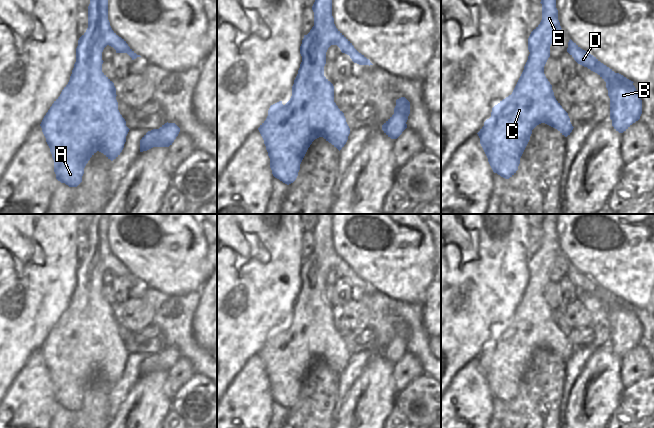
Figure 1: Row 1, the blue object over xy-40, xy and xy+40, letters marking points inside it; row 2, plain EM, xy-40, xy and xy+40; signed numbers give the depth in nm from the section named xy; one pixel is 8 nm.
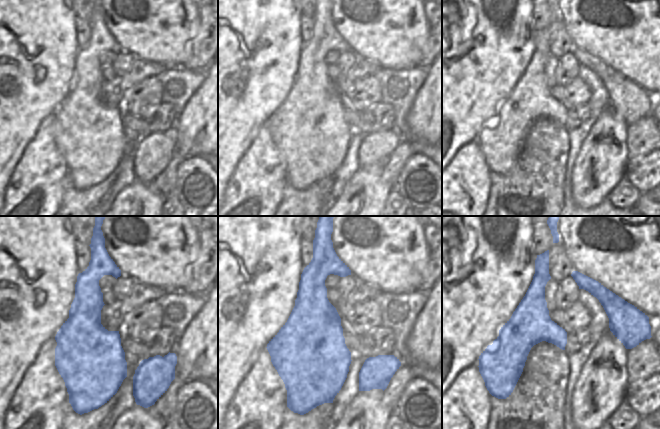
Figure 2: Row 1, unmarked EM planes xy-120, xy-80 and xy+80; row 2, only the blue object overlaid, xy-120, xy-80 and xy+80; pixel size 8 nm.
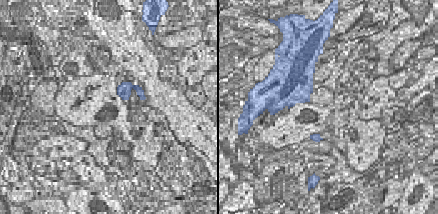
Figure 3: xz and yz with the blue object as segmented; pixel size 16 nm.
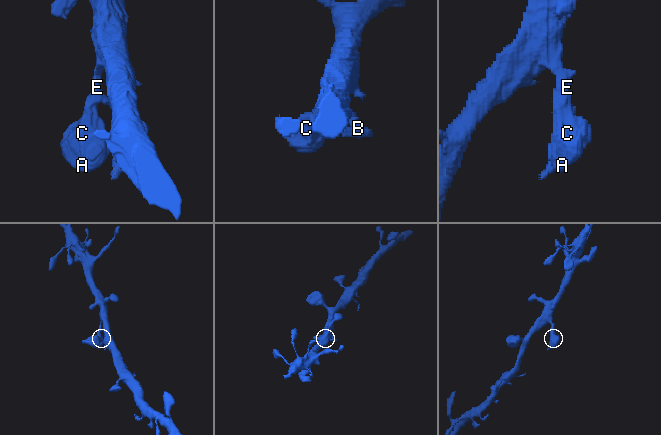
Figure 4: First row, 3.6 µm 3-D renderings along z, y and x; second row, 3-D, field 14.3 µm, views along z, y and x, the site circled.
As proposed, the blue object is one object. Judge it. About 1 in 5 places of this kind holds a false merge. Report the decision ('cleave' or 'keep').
keep

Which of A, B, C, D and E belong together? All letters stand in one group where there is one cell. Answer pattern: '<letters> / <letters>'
A B C D E

